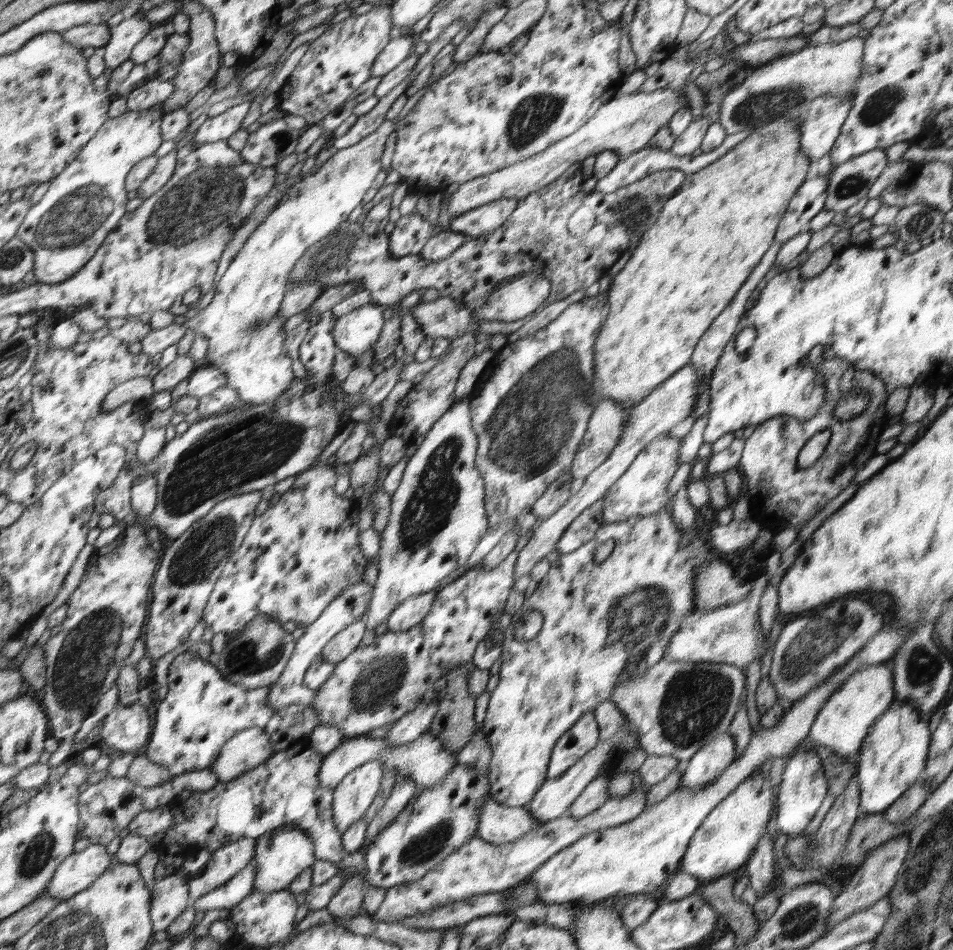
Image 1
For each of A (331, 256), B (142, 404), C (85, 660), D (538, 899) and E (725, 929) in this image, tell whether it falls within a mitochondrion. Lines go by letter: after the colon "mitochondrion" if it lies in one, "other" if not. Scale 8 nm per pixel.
A: mitochondrion
B: other
C: mitochondrion
D: other
E: other

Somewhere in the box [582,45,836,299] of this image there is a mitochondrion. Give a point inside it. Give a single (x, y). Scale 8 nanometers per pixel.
(764, 104)

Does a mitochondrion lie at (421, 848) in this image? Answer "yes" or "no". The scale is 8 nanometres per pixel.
yes

